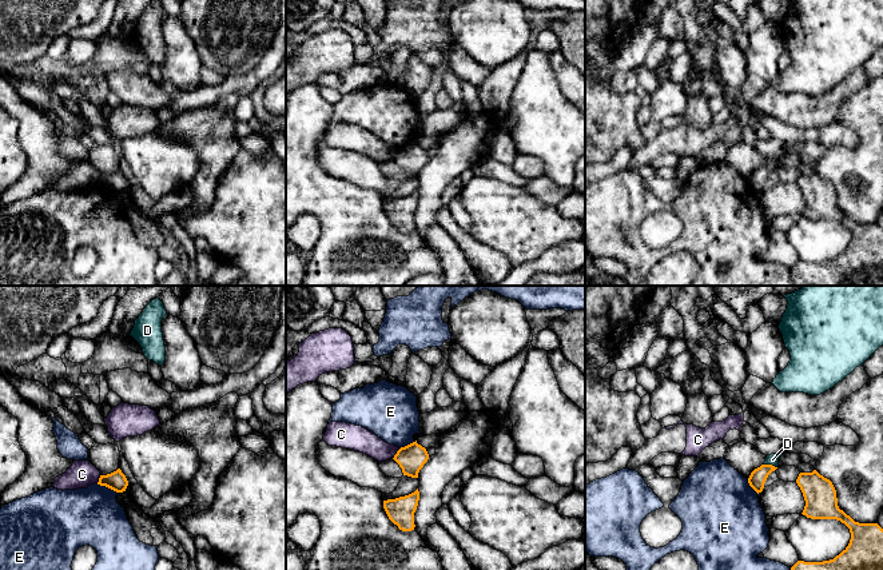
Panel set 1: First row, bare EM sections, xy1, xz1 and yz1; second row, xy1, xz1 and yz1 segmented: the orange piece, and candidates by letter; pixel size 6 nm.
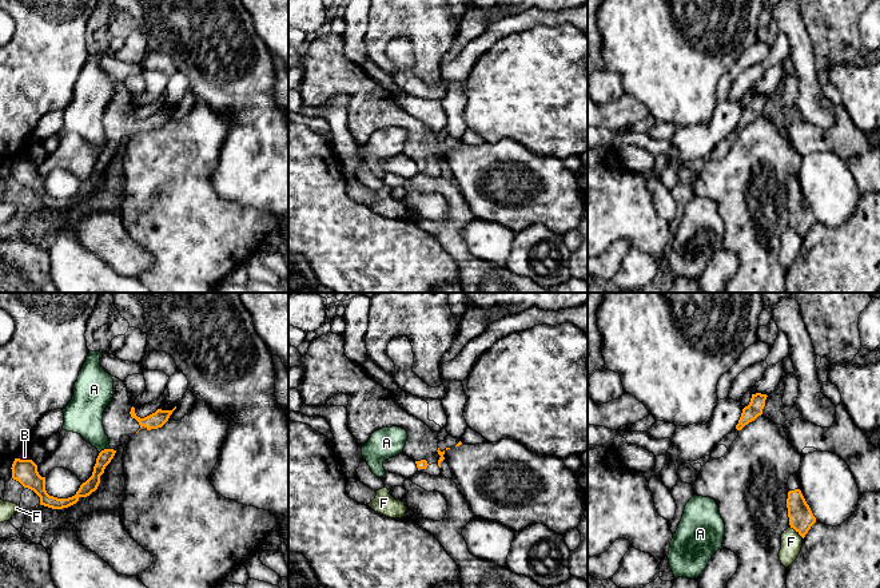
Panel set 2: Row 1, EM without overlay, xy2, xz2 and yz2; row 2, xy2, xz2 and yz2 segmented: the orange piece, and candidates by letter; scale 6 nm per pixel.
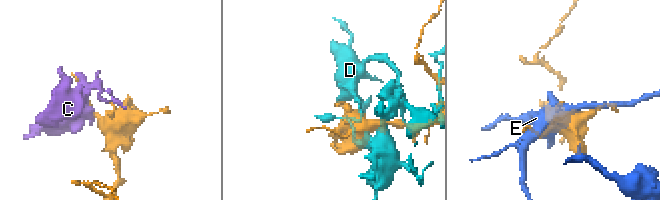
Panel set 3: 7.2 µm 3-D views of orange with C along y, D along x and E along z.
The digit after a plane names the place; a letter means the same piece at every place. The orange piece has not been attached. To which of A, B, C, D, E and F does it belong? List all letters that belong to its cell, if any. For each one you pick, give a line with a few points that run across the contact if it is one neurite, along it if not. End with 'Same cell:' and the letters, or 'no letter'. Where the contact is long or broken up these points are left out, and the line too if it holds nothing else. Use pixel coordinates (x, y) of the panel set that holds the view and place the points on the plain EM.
Same cell: no letter

